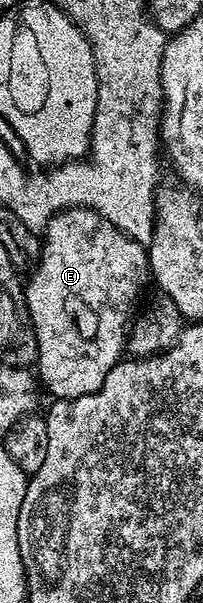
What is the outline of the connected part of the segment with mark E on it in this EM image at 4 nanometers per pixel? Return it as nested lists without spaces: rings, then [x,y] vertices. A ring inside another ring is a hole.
[[[70,206],[66,209],[58,210],[51,221],[45,225],[41,243],[41,258],[36,266],[33,267],[28,278],[24,283],[23,289],[25,291],[27,312],[31,316],[31,324],[35,328],[35,340],[37,341],[35,374],[39,379],[40,385],[44,389],[46,386],[53,393],[52,397],[54,399],[78,398],[79,396],[87,396],[91,392],[95,392],[103,384],[103,380],[107,380],[107,372],[111,372],[111,368],[115,368],[126,353],[129,327],[135,317],[135,307],[138,305],[137,297],[140,296],[141,289],[145,286],[145,281],[148,283],[151,278],[148,249],[142,243],[135,242],[127,237],[122,230],[112,226],[107,219],[99,216],[93,210],[89,210],[85,206]]]

